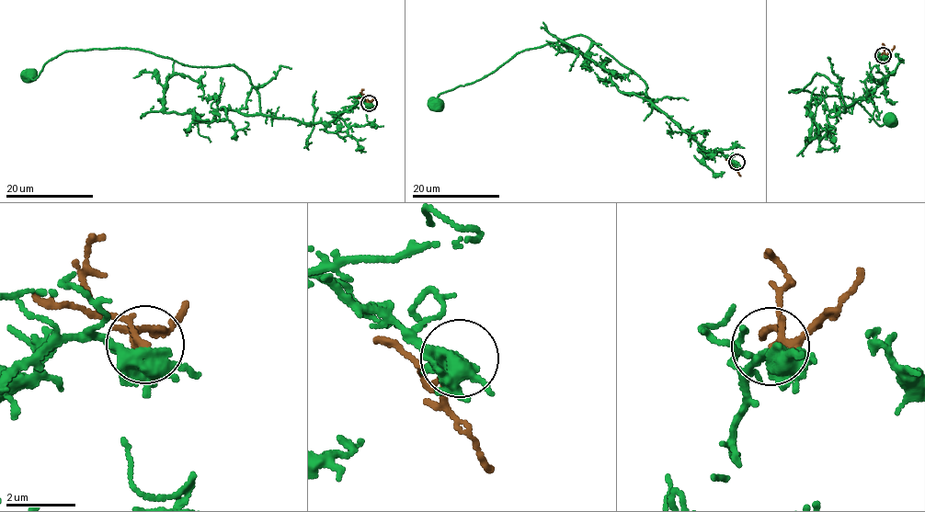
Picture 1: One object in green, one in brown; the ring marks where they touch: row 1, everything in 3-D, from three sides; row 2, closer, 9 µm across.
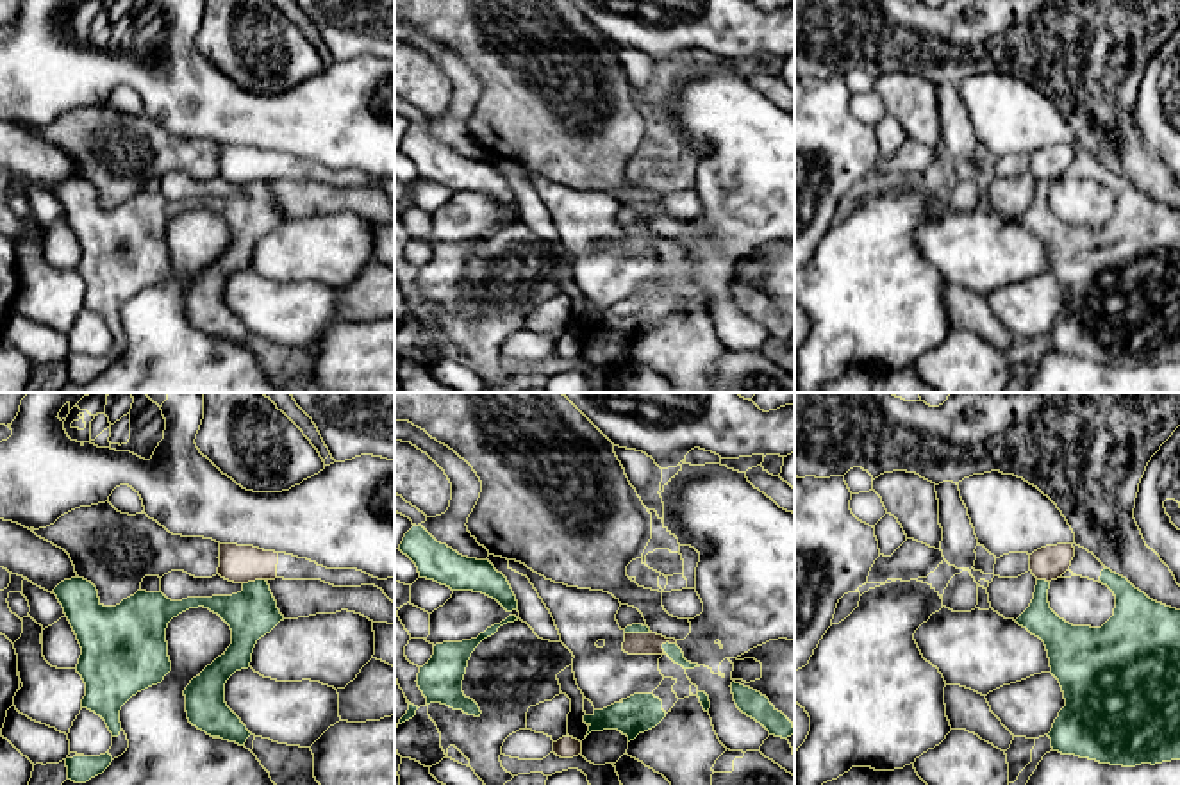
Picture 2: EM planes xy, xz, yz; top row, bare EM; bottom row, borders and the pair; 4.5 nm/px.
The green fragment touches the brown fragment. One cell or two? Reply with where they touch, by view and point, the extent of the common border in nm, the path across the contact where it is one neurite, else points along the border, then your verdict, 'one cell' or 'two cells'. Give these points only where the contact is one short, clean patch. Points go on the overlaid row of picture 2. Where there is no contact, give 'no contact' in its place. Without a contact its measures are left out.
meets green in xz at (638, 632); contact 120 nm long; two cells

